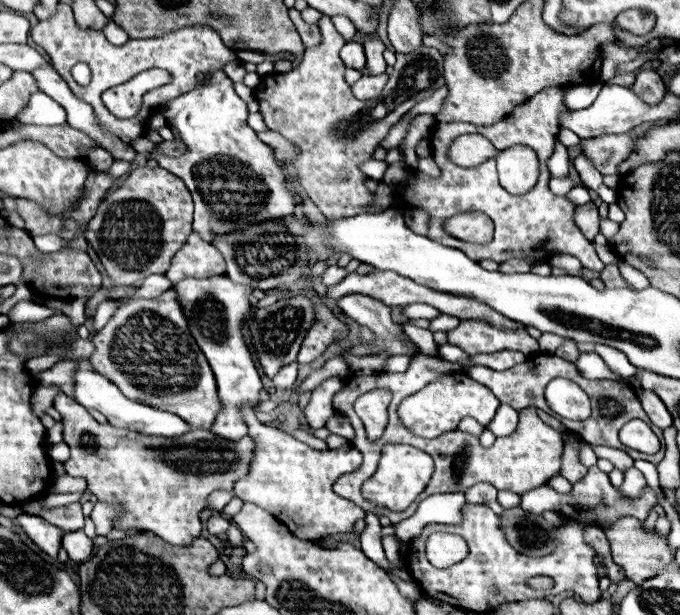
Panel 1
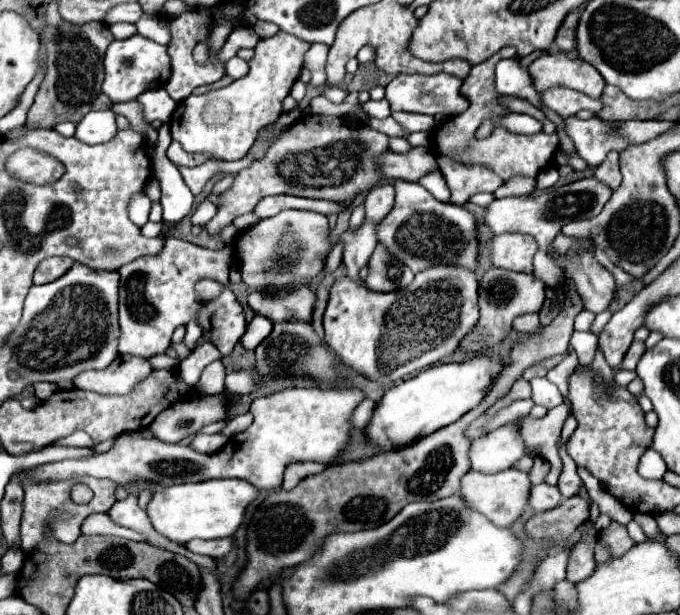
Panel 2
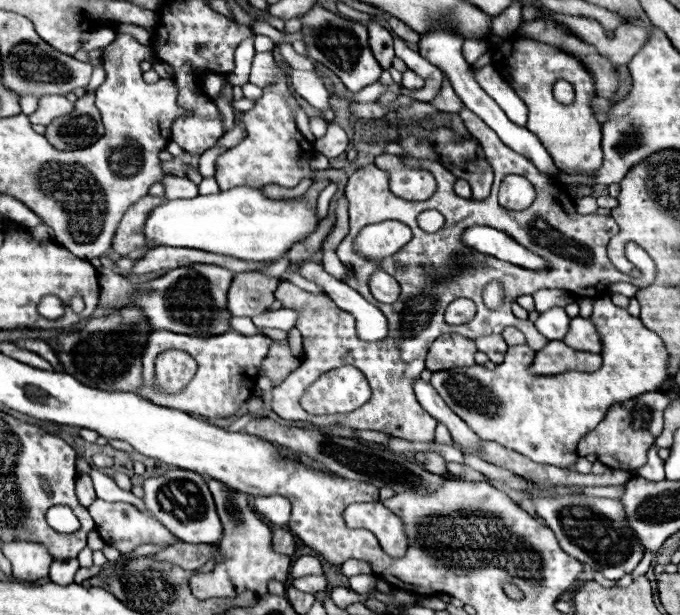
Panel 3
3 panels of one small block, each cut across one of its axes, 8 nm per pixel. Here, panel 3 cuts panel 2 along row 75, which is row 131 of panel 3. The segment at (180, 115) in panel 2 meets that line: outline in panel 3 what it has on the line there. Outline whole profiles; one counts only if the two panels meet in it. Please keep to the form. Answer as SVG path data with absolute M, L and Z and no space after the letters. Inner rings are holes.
M276 58L274 66L278 68L276 82L268 84L262 92L262 98L256 106L242 116L246 138L226 150L216 160L216 182L220 190L230 190L232 186L266 186L278 184L282 188L294 188L304 178L314 178L316 172L310 168L310 162L316 154L312 142L308 142L296 128L294 122L294 106L296 100L288 88L288 74L286 64L282 58Z

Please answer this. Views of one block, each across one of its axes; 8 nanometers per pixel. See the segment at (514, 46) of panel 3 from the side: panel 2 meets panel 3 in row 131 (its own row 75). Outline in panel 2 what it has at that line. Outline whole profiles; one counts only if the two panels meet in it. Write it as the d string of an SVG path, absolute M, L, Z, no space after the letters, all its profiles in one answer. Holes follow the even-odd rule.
M576 52L542 54L528 66L528 72L532 74L532 84L538 92L552 86L564 86L580 90L592 98L600 98L606 86L600 72L596 72L594 66L588 66L588 62L580 60Z

